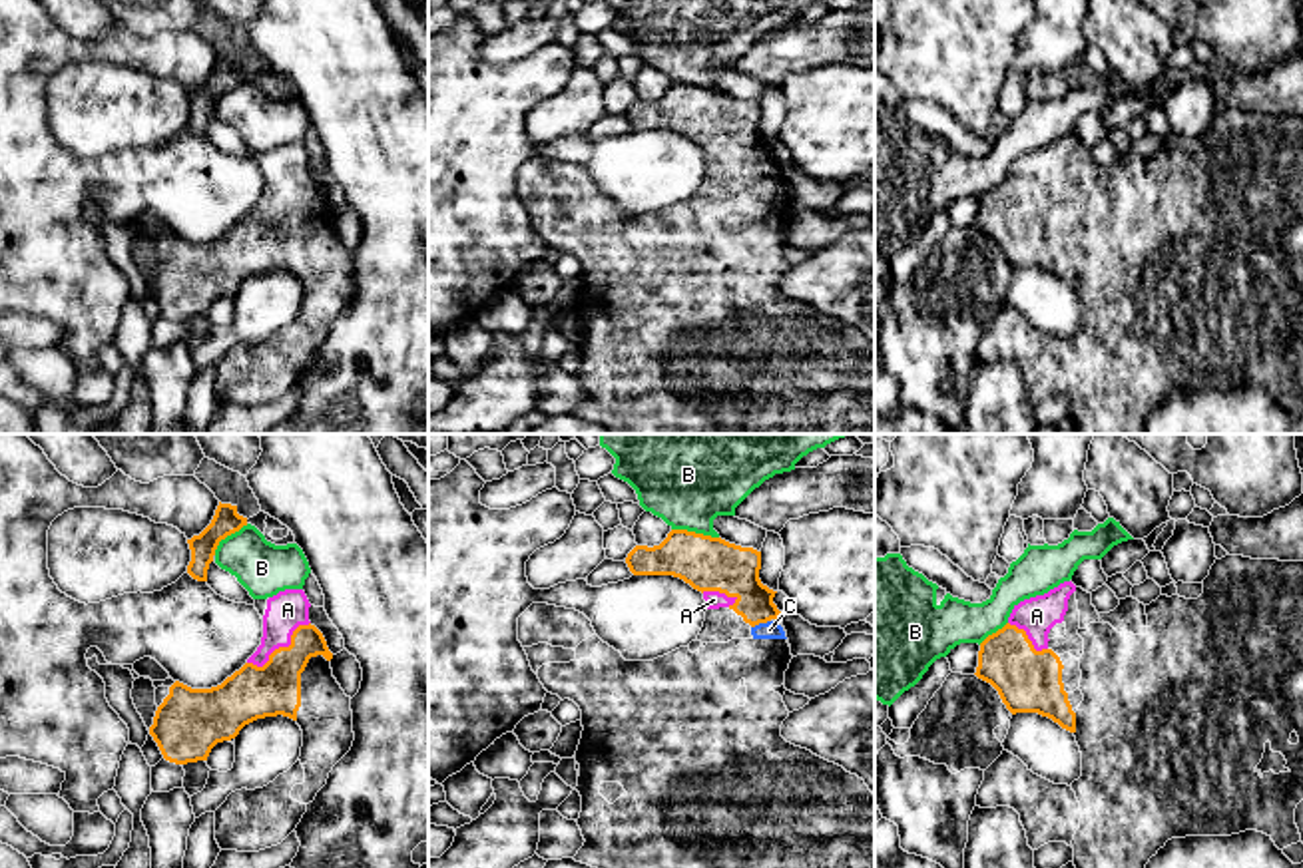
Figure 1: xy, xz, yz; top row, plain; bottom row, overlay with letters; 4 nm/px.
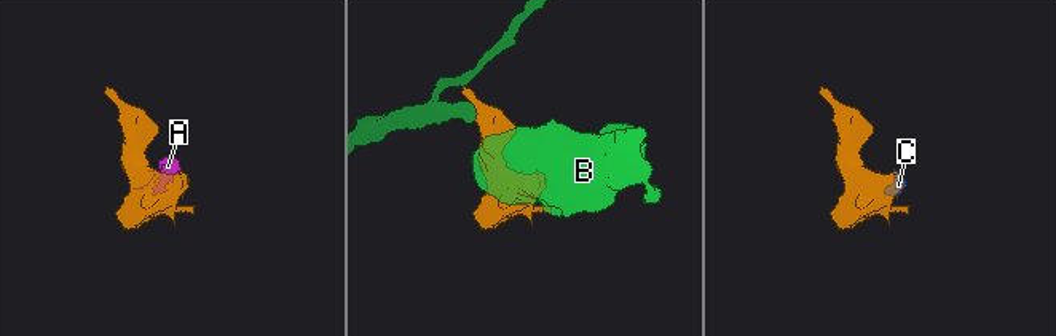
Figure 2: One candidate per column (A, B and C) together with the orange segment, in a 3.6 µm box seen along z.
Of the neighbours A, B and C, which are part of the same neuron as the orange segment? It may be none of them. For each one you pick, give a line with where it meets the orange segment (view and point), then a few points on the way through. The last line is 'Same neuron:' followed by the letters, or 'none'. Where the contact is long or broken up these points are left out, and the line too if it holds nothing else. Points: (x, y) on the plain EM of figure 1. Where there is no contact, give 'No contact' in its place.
A: Touches orange at xy (281, 202)
C: Touches orange at xz (760, 176)
Same neuron: A, C

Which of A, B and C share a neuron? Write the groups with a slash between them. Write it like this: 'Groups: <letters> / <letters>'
Groups: A C / B

